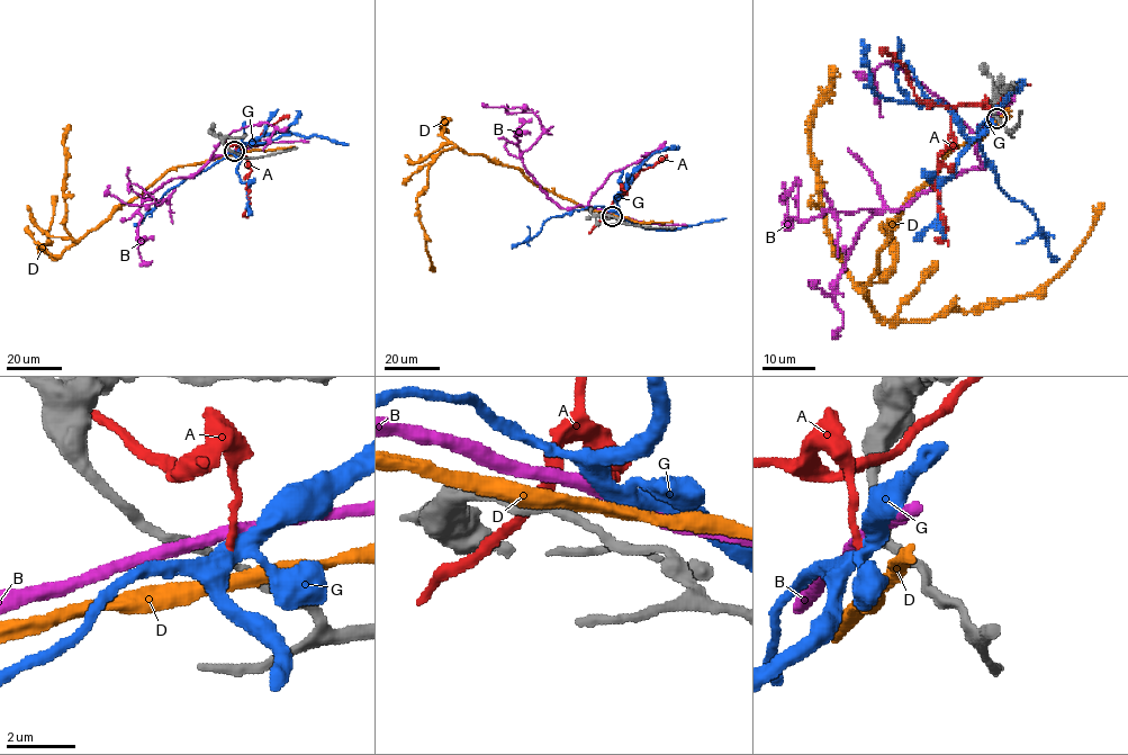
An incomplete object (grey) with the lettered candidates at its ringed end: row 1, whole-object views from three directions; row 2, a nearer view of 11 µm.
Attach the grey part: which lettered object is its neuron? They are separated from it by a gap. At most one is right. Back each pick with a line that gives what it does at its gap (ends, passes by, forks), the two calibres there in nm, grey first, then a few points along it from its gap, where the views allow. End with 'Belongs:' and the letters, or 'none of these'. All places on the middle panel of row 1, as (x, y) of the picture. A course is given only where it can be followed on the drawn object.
G: it forks | 260/380 nm | via (613, 214), (603, 207), (571, 210), (551, 217), (535, 235), (512, 248)
Belongs: G

